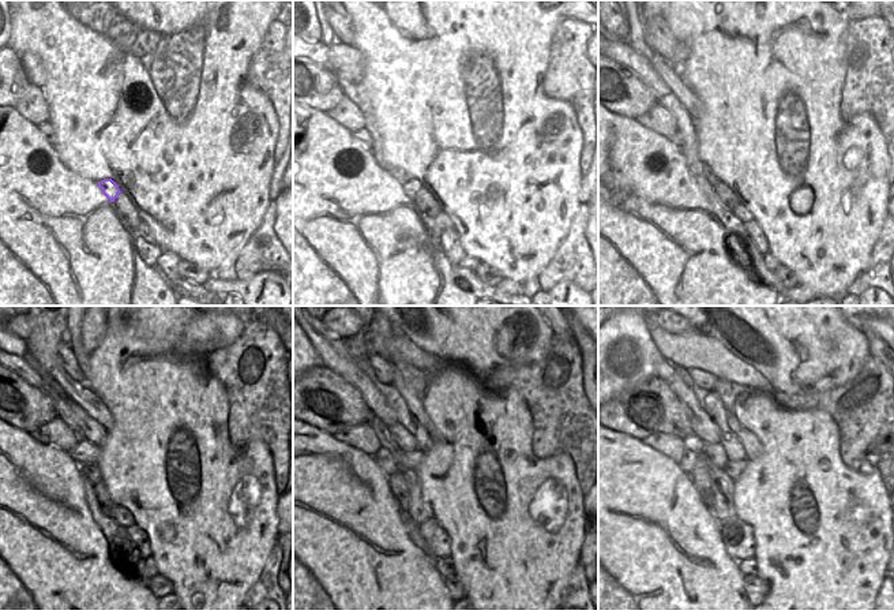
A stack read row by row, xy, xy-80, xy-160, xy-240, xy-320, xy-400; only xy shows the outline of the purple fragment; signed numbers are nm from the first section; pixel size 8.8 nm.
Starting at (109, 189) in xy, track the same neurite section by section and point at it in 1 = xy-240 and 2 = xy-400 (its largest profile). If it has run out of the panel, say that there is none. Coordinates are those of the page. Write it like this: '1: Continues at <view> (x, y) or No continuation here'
1: Continues at xy-240 (91, 472)
2: Continues at xy-400 (690, 456)

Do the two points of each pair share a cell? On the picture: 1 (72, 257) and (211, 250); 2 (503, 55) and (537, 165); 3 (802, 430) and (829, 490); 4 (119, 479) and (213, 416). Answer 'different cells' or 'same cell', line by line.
1: different cells
2: same cell
3: same cell
4: same cell

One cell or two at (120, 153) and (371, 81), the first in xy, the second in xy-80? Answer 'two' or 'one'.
one

